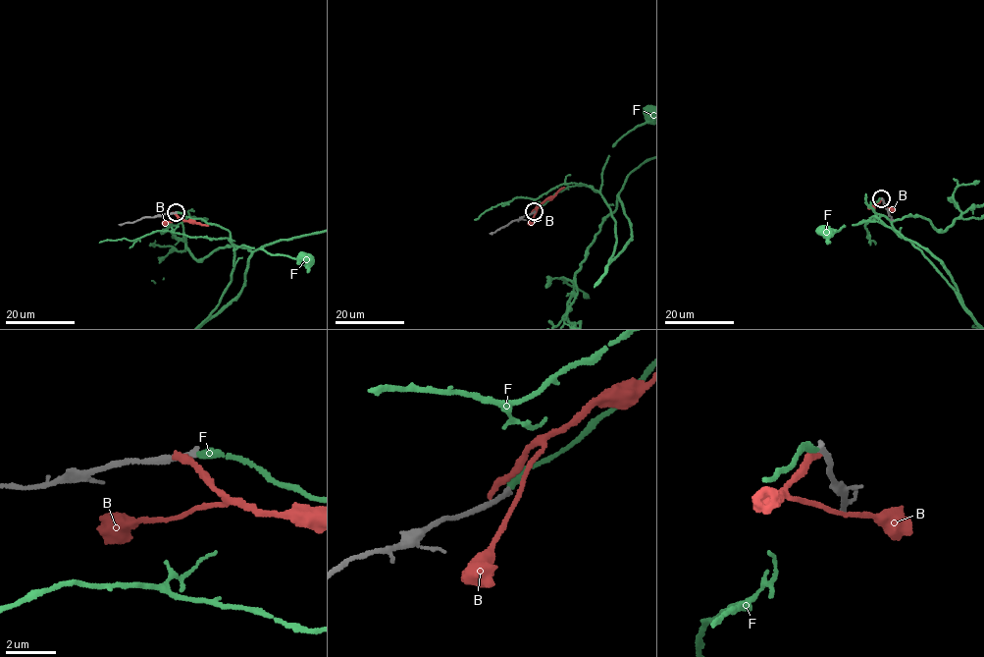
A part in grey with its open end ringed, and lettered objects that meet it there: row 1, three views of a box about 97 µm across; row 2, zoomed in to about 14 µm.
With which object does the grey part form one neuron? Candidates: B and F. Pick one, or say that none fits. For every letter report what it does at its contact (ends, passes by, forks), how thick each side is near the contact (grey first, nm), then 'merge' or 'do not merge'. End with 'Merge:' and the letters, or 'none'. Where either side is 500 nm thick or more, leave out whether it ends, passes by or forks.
B: it ends there; 320 nm thick on the grey side, 260 nm on the other; do not merge
F: it ends there; 240 nm thick on the grey side, 300 nm on the other; merge
Merge: F

